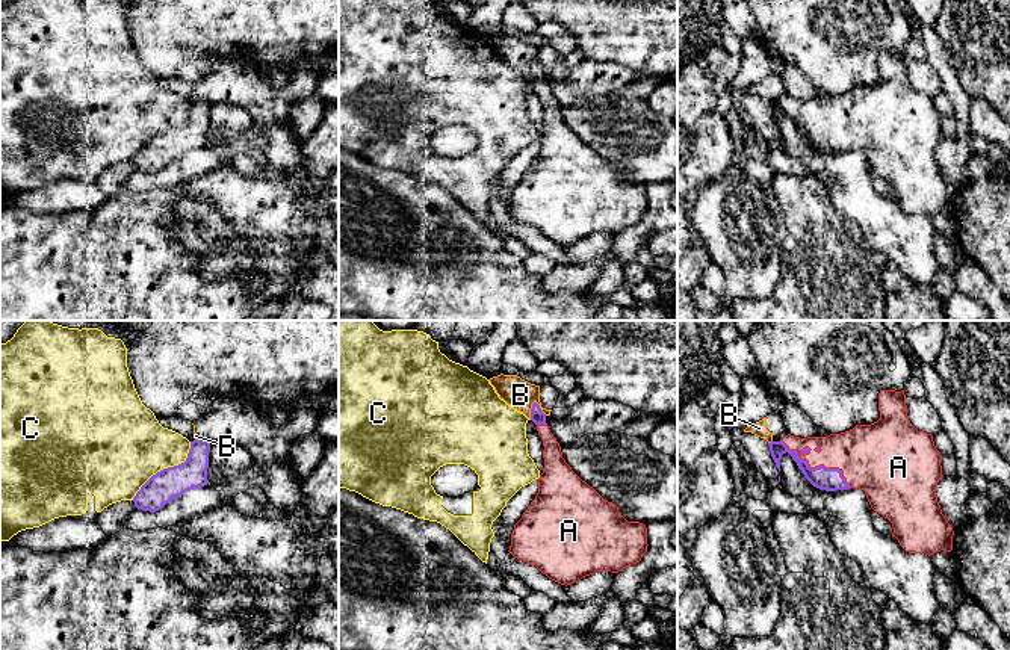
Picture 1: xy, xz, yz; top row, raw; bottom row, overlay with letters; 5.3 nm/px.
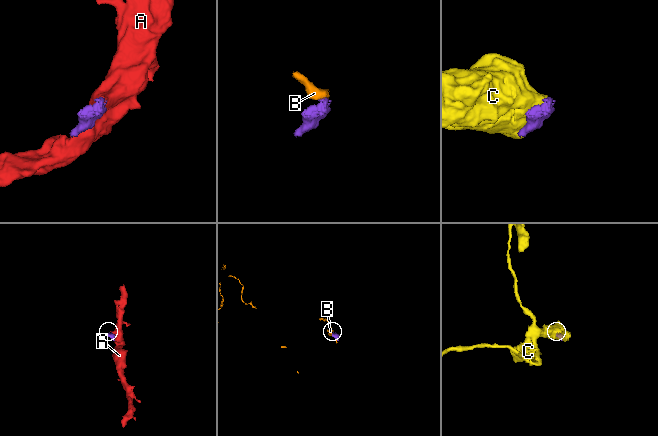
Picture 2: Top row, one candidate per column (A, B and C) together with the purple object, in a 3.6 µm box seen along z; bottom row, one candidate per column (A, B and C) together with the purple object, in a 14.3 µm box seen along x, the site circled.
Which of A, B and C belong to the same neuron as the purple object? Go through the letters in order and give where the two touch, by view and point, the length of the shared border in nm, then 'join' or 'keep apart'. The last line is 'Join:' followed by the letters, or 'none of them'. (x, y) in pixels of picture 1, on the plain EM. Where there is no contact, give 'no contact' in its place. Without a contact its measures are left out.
A: yz (817, 129) | 460 nm | join
B: xz (539, 68) | 110 nm | keep apart
C: xy (165, 130) | 440 nm | keep apart
Join: A

